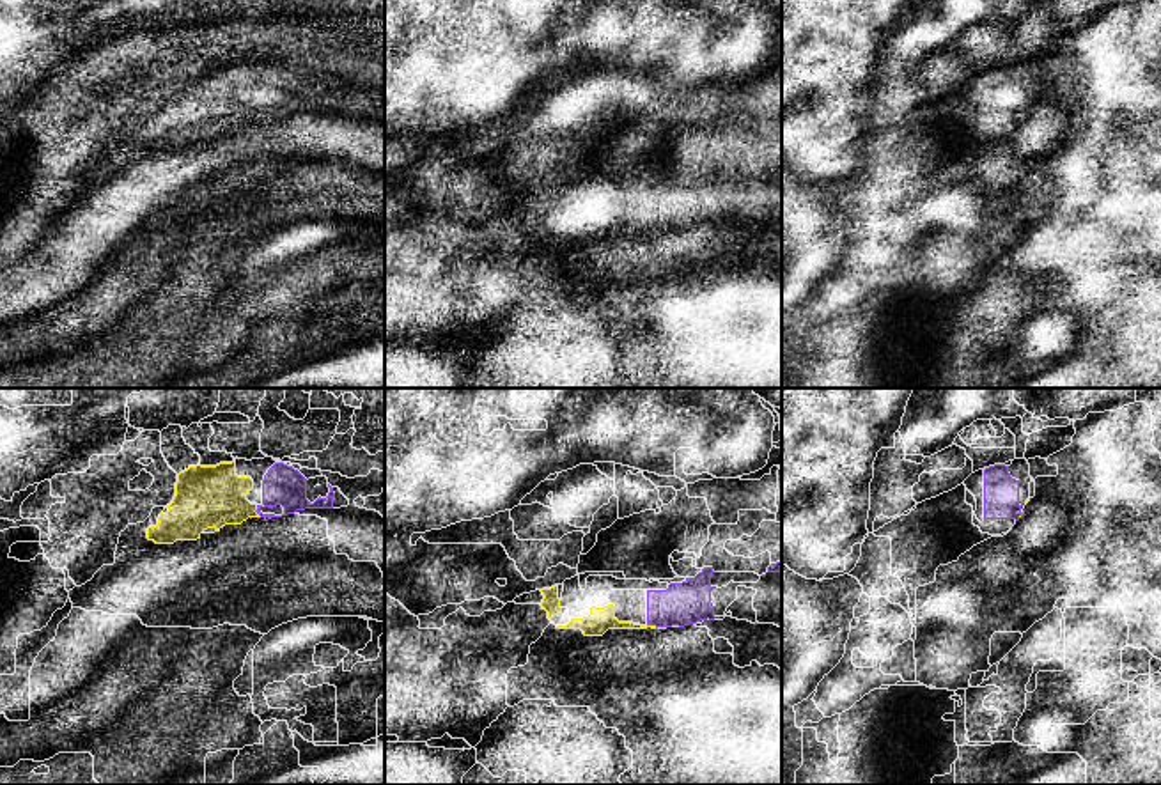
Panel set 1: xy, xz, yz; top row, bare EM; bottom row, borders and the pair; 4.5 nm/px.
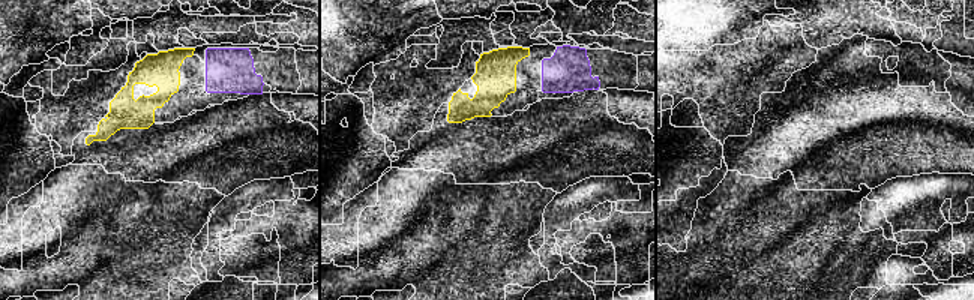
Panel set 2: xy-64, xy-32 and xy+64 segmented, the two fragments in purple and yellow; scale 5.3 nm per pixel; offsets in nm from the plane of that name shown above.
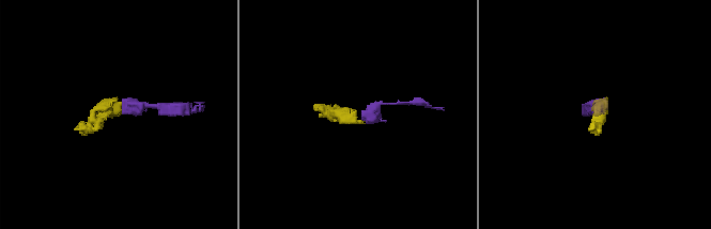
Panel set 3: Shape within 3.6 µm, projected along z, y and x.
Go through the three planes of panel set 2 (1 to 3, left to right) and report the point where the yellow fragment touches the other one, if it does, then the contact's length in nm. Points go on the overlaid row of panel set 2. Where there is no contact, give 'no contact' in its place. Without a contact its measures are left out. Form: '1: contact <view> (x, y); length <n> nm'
1: no contact
2: no contact
3: no contact

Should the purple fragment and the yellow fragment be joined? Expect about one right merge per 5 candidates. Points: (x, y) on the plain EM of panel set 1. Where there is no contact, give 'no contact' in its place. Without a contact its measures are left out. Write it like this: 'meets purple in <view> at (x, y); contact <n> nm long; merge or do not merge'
meets purple in xy at (256, 114); contact 60 nm long; merge

